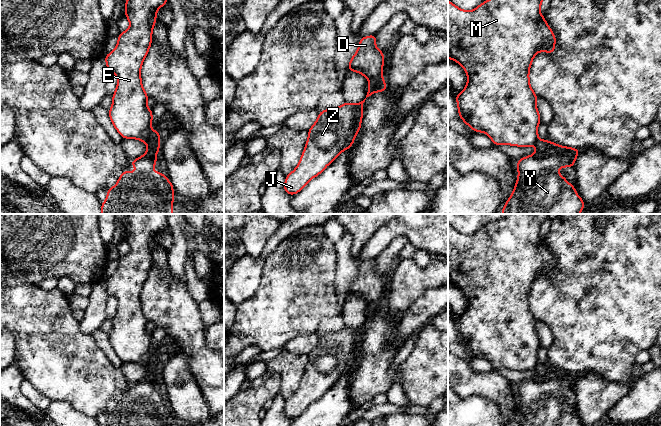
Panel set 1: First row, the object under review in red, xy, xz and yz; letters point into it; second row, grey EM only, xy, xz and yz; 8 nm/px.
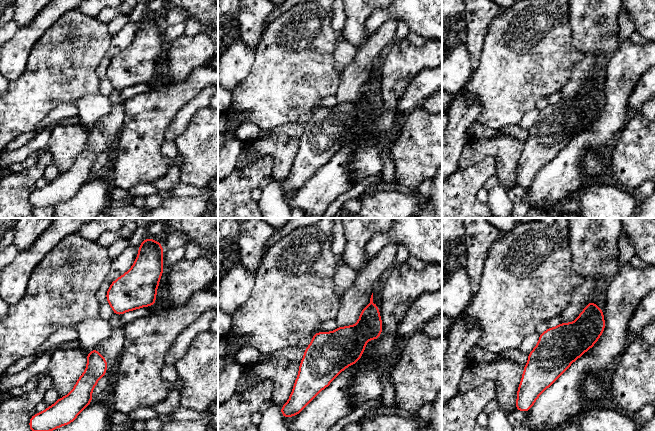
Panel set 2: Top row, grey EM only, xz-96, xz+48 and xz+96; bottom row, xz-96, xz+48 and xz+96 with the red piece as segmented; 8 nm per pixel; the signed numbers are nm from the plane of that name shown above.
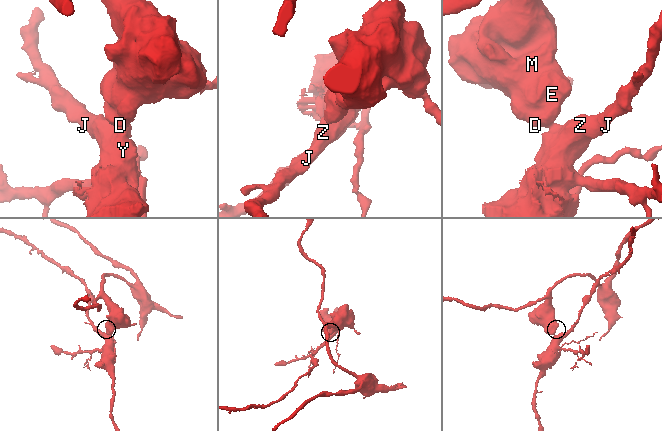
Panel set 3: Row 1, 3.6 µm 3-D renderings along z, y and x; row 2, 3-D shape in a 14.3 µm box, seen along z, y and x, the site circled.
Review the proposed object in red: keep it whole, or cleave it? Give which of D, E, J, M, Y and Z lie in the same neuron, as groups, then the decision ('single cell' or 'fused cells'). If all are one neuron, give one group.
D E M / J Y Z | fused cells

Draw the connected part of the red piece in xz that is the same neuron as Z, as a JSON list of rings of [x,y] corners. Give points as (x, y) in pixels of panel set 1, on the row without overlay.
[[[366,322],[355,328],[344,326],[342,330],[319,336],[317,345],[308,354],[309,361],[306,365],[305,373],[301,379],[299,388],[291,397],[286,399],[284,415],[287,418],[292,420],[299,417],[312,402],[321,398],[323,394],[340,379],[342,375],[352,371],[354,363],[361,352],[361,345],[364,336],[363,327],[365,324]]]

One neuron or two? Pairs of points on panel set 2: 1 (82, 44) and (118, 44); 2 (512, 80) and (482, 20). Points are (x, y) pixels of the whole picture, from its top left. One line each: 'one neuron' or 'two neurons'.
1: two neurons
2: two neurons

